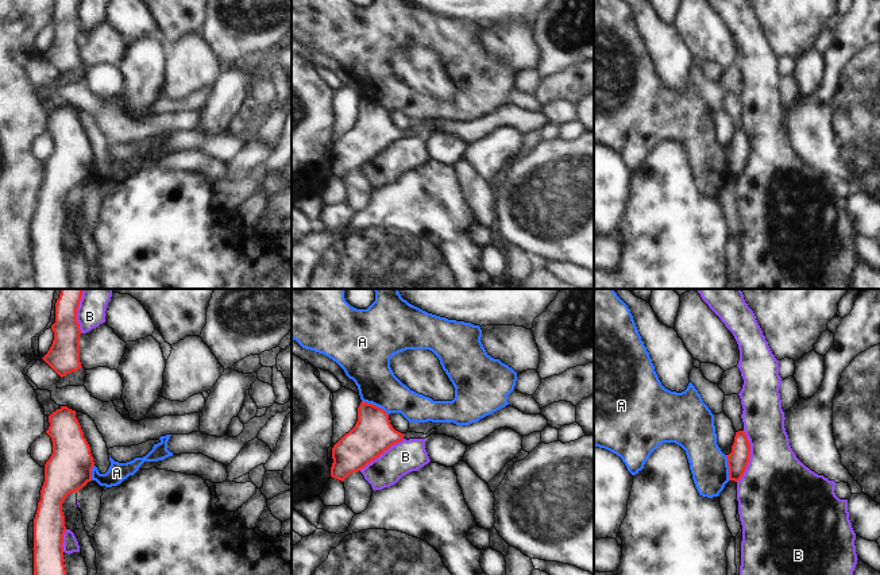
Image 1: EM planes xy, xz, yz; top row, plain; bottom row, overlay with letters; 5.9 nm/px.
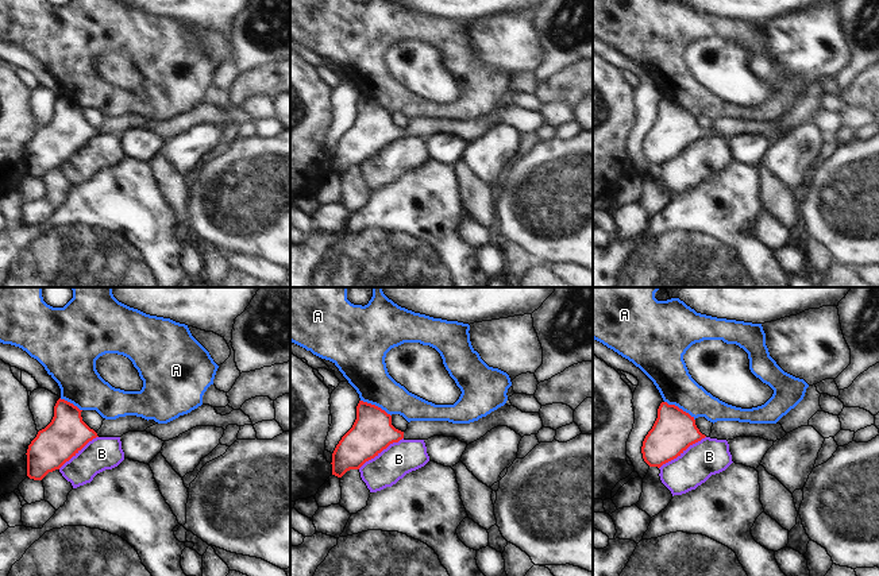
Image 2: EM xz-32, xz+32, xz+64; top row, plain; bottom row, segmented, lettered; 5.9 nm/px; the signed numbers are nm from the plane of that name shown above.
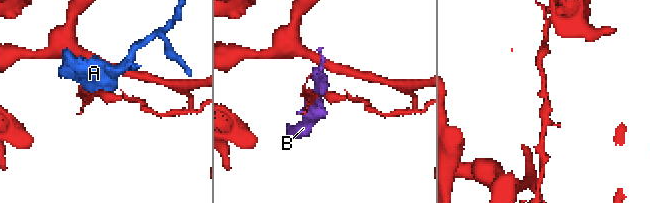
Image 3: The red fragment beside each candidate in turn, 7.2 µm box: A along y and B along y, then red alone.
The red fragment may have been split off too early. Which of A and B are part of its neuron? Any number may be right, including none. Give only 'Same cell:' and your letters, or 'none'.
Same cell: none

